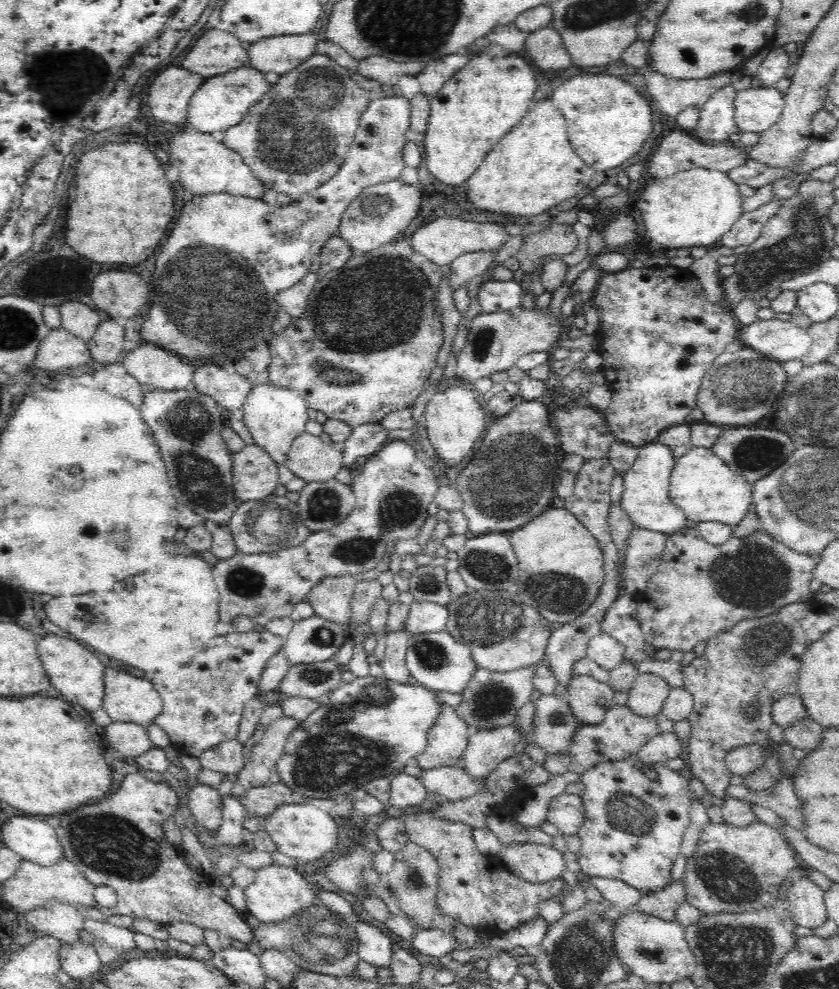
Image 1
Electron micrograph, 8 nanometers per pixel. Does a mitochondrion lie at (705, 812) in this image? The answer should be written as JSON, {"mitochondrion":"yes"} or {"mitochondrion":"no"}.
{"mitochondrion":"no"}

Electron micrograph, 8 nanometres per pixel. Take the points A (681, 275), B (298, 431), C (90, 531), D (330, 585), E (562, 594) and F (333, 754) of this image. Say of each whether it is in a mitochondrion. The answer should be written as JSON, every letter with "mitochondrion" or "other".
{"A":"other","B":"other","C":"other","D":"mitochondrion","E":"mitochondrion","F":"mitochondrion"}

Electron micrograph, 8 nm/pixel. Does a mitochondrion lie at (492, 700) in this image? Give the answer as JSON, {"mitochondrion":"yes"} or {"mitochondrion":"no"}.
{"mitochondrion":"yes"}

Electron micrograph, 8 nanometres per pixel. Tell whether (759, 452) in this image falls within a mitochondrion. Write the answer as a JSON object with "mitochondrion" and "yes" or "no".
{"mitochondrion":"yes"}

